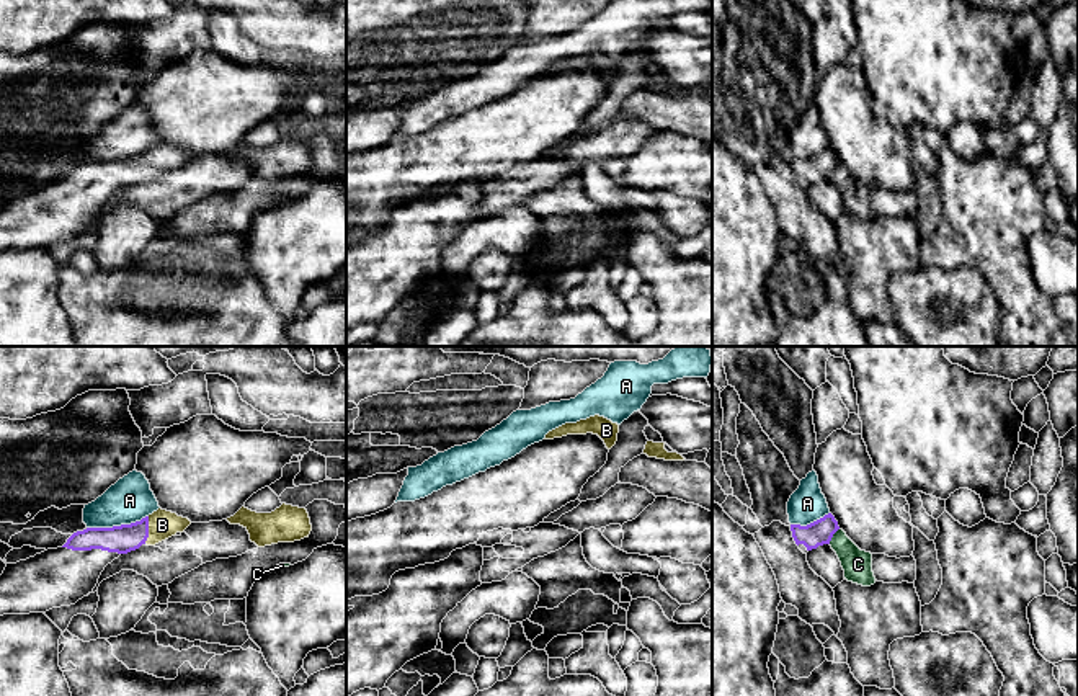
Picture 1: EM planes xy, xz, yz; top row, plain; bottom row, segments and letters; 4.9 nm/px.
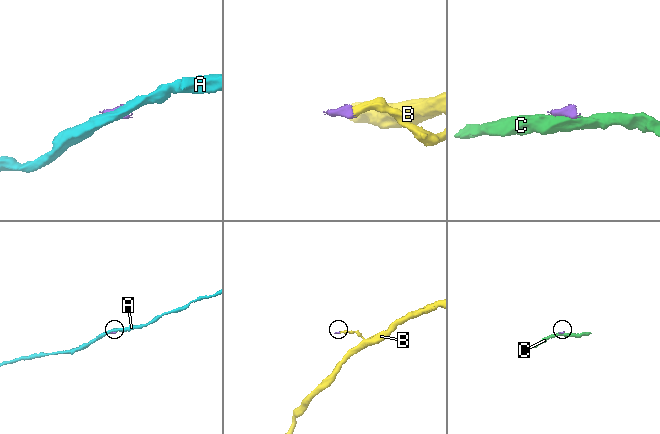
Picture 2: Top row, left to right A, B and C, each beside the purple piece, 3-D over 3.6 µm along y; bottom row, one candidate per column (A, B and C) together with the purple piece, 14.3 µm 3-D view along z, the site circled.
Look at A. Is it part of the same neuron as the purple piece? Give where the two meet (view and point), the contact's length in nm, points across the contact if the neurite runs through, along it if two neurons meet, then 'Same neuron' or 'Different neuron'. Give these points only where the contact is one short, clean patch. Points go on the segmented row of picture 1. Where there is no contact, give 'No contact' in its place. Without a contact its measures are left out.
Touches purple at xy (116, 526). Shared border 320 nm. Boundary: xy (147, 515), (129, 523), (87, 528). Different neuron

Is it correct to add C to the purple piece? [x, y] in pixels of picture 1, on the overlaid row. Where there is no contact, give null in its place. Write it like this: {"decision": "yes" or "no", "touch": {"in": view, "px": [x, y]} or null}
{"decision": "no", "touch": {"in": "yz", "px": [832, 536]}}

